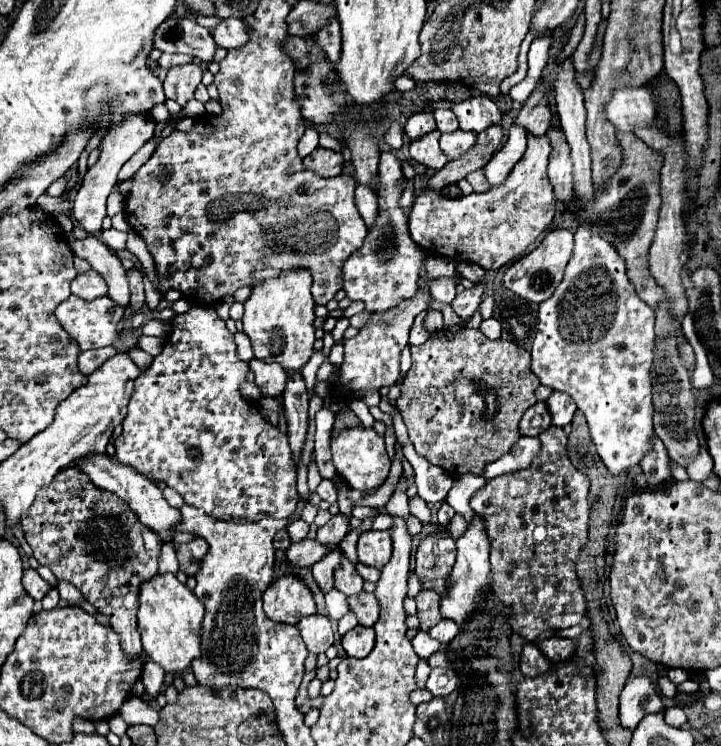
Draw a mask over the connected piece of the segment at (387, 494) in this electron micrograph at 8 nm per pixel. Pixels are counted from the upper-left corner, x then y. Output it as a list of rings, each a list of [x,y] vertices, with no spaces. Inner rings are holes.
[[[397,441],[396,442],[396,455],[391,463],[391,468],[387,479],[366,498],[362,498],[356,502],[353,502],[353,506],[369,506],[372,508],[383,508],[391,497],[395,490],[395,487],[402,474],[403,467],[401,458],[403,457],[403,446]]]

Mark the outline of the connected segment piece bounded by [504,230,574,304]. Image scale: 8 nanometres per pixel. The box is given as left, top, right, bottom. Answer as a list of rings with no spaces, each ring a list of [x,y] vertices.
[[[550,230],[536,250],[514,262],[504,272],[504,286],[528,302],[540,304],[548,300],[556,290],[556,286],[562,282],[564,268],[572,256],[572,246],[574,246],[574,234],[570,230]]]

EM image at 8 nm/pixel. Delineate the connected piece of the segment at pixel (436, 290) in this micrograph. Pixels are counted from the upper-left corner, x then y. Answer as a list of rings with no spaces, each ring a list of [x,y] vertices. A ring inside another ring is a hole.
[[[436,278],[432,284],[430,284],[430,294],[438,300],[438,302],[446,302],[450,304],[456,296],[456,286],[458,282],[454,278]]]

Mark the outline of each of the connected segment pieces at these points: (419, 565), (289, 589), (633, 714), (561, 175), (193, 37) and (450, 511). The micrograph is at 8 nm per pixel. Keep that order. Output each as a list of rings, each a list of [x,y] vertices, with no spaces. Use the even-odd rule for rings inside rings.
[[[440,534],[426,536],[416,552],[416,568],[422,588],[436,590],[438,594],[446,592],[446,576],[454,566],[454,540],[440,538]]]
[[[296,576],[276,580],[264,594],[264,612],[270,620],[296,624],[302,616],[316,614],[316,604],[308,586]]]
[[[636,676],[628,682],[620,694],[620,724],[622,728],[634,730],[642,716],[662,712],[664,704],[654,684],[646,676]]]
[[[552,118],[552,124],[548,128],[548,138],[552,144],[552,156],[548,166],[548,178],[554,188],[556,198],[566,204],[572,194],[572,160],[570,160],[570,146],[566,142],[566,136],[562,134],[560,124]]]
[[[170,16],[158,26],[152,42],[160,52],[182,52],[188,56],[198,56],[202,62],[212,62],[216,50],[212,34],[190,16]]]
[[[444,502],[444,504],[442,504],[442,508],[438,510],[438,524],[446,528],[446,526],[452,522],[454,514],[456,514],[456,512],[454,512],[454,508],[452,508],[448,502]]]

